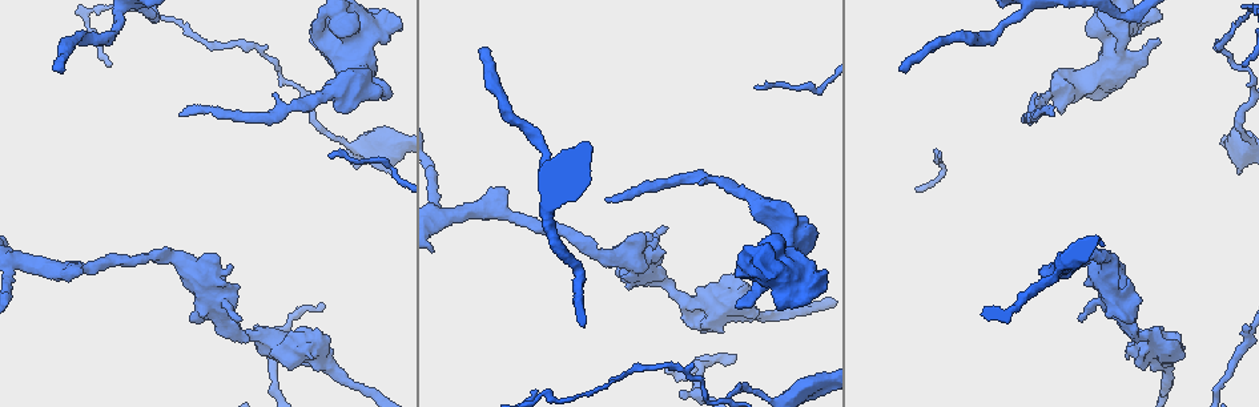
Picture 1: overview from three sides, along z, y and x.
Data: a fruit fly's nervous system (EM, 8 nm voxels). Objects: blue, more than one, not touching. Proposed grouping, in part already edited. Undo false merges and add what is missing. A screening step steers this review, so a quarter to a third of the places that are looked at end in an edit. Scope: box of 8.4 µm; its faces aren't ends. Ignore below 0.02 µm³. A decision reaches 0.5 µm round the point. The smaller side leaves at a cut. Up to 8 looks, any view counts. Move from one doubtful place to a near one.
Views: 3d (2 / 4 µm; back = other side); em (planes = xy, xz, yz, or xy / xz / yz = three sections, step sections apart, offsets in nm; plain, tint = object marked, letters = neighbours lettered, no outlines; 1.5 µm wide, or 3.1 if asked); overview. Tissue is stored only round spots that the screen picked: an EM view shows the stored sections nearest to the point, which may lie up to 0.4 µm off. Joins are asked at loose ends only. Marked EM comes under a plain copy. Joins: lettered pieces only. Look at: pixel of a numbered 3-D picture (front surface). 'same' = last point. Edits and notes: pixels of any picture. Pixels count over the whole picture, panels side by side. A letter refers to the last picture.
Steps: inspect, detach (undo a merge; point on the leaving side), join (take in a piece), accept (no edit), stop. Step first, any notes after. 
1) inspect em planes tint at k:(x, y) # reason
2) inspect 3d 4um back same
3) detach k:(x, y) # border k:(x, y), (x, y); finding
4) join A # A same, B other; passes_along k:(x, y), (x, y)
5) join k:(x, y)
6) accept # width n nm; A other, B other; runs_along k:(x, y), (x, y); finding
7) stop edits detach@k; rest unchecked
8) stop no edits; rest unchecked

inspect 3d 2um back at 1:(180, 116) # thin end

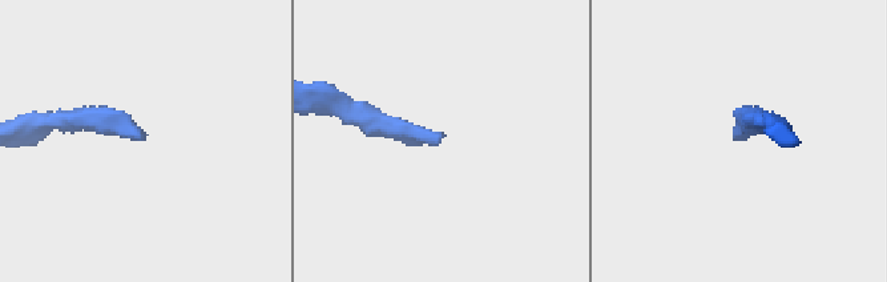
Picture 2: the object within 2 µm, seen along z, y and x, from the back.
inspect em xy step 4 tint at 2:(739, 136) # now the EM

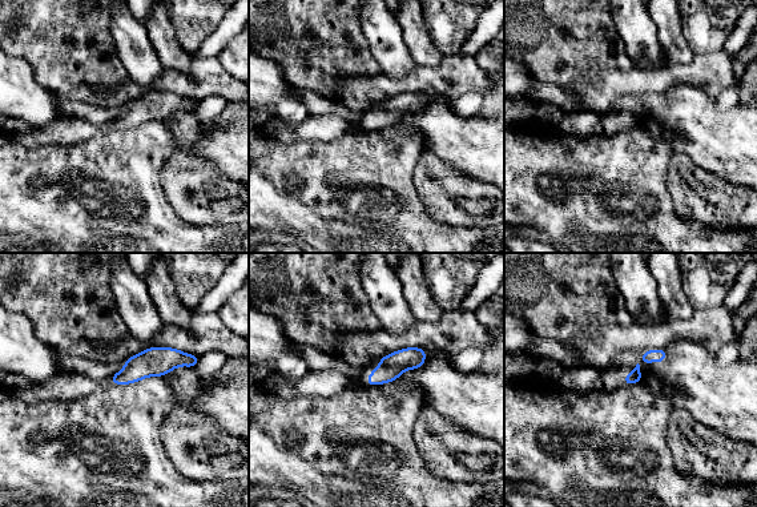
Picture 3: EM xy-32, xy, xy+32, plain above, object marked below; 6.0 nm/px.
inspect em xz step 4 letters same # cut it another way

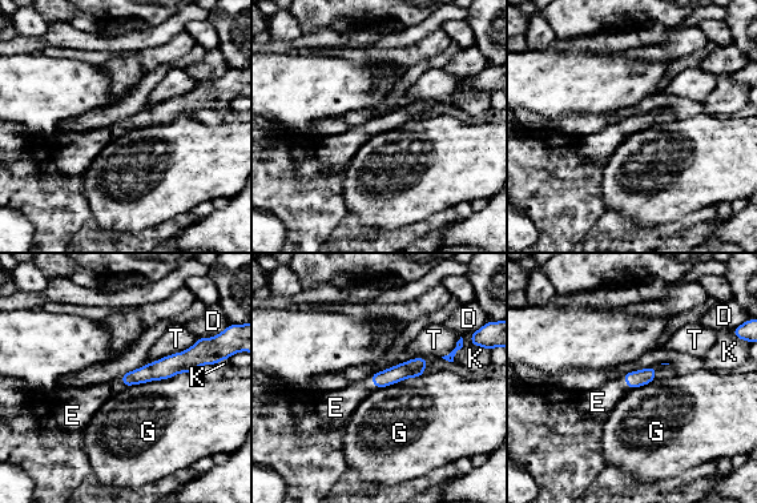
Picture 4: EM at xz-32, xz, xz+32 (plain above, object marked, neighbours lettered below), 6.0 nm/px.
join E # D other, E same, G other, K other, T other; passes_along 4:(633, 379), (625, 382), (598, 402); the neuron continues

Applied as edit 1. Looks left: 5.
inspect 3d 4um at 1:(1158, 39) # branch stops here

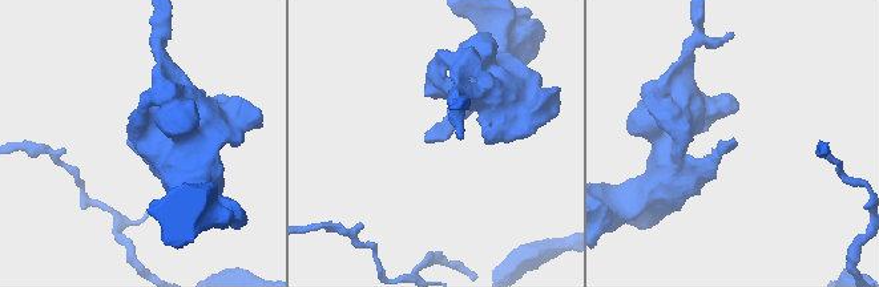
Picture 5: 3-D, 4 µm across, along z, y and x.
inspect em yz step 8 letters at 5:(428, 139)

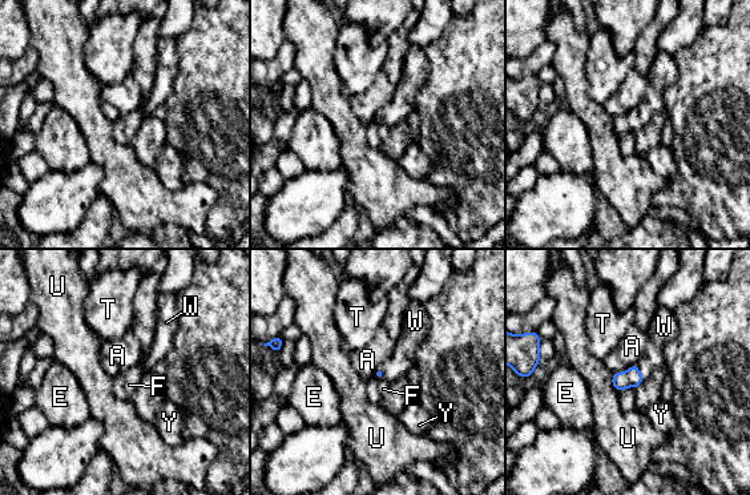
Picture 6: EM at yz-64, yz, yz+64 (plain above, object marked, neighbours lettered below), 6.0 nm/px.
join W # A other, E other, F other, T other, U other, W same, Y other; it goes on there

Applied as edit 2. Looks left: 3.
inspect 3d 4um at 1:(497, 193) # branch stops here

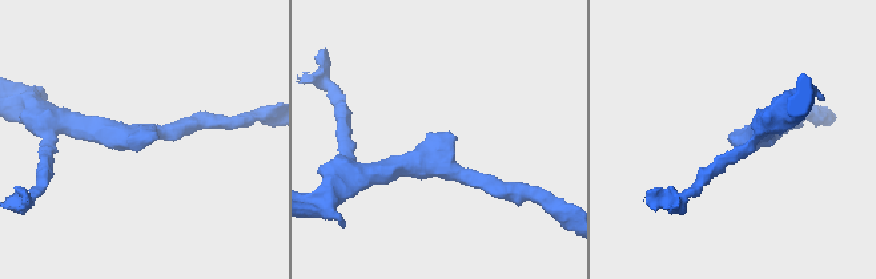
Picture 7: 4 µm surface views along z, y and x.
inspect em planes letters at 7:(142, 148)

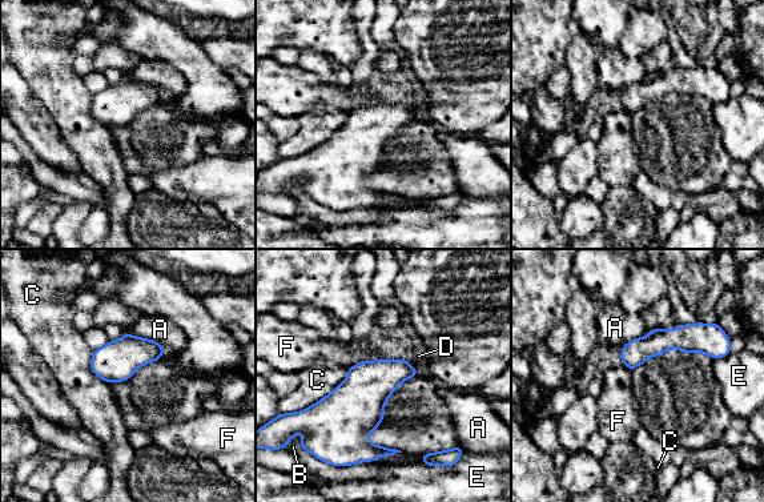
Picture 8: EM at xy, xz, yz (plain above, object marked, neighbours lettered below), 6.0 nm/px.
join D # width 140 nm; A other, B other, C other, D same, E other, F other; passes_along 8:(373, 382), (410, 365), (418, 356); the neuron continues

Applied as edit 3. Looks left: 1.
inspect em planes letters at 1:(482, 47) # free end

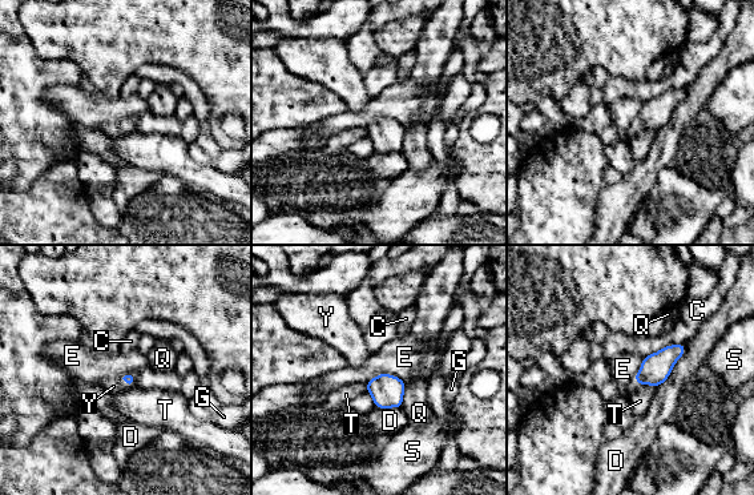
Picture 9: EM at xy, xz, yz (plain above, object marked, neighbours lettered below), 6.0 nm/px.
join Y # C other, D other, E other, G other, Q other, S other, T other, Y same; passes_along 9:(656, 367), (636, 381), (633, 385); the neuron continues

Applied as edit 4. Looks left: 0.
stop edits join@4, join@6, join@8, join@9; rest unchecked

